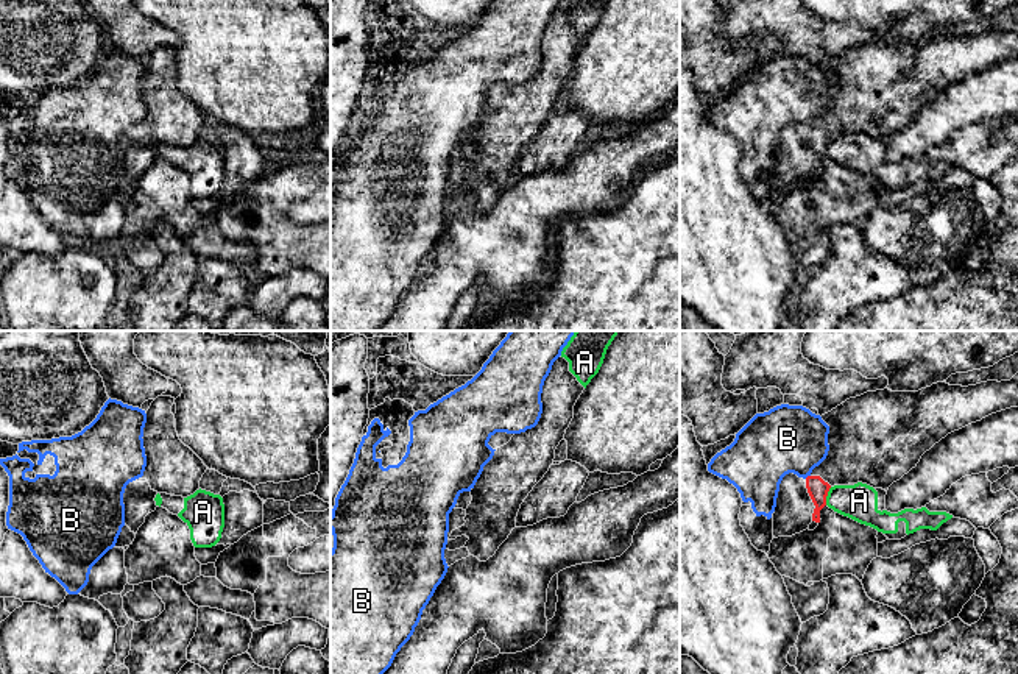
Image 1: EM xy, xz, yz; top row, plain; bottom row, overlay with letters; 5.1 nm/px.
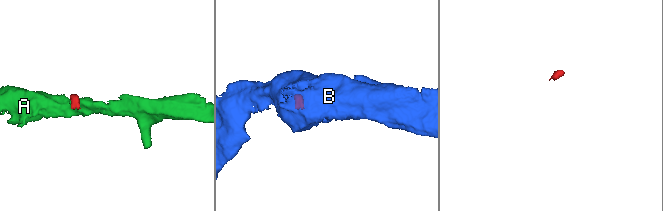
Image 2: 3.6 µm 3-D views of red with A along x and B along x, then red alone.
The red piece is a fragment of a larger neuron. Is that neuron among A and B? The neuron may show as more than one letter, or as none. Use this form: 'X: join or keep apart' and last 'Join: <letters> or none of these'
A: keep apart
B: keep apart
Join: none of these

